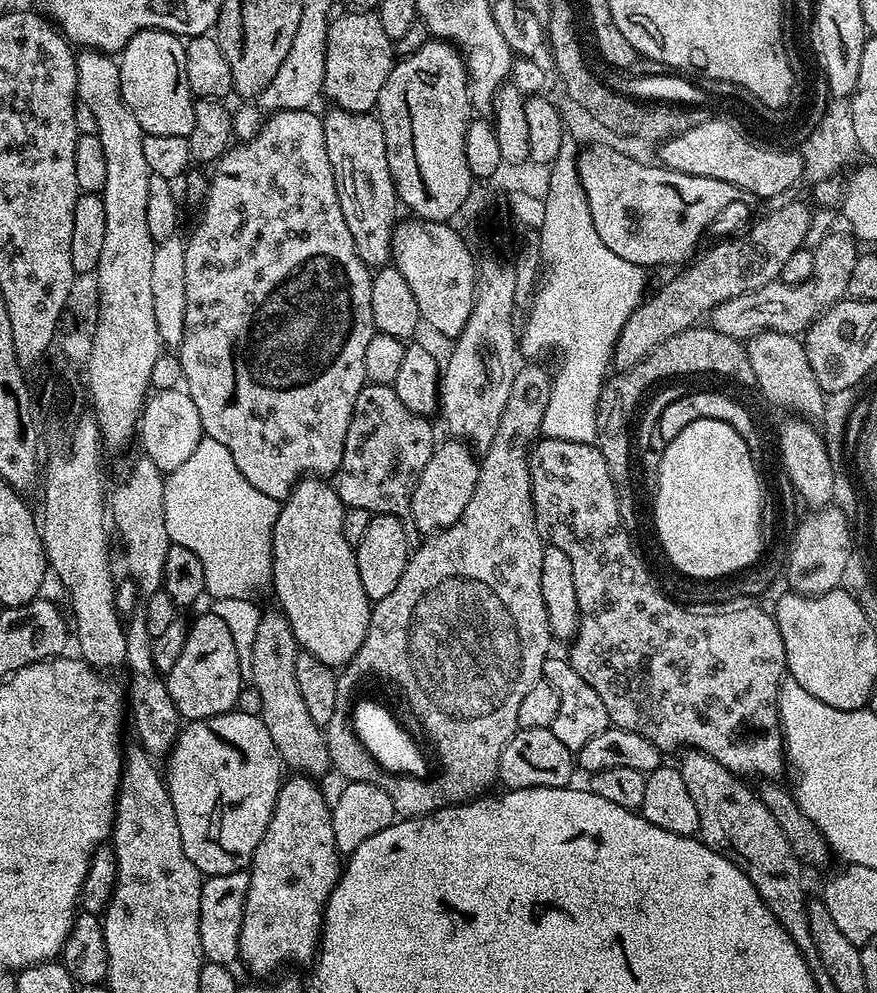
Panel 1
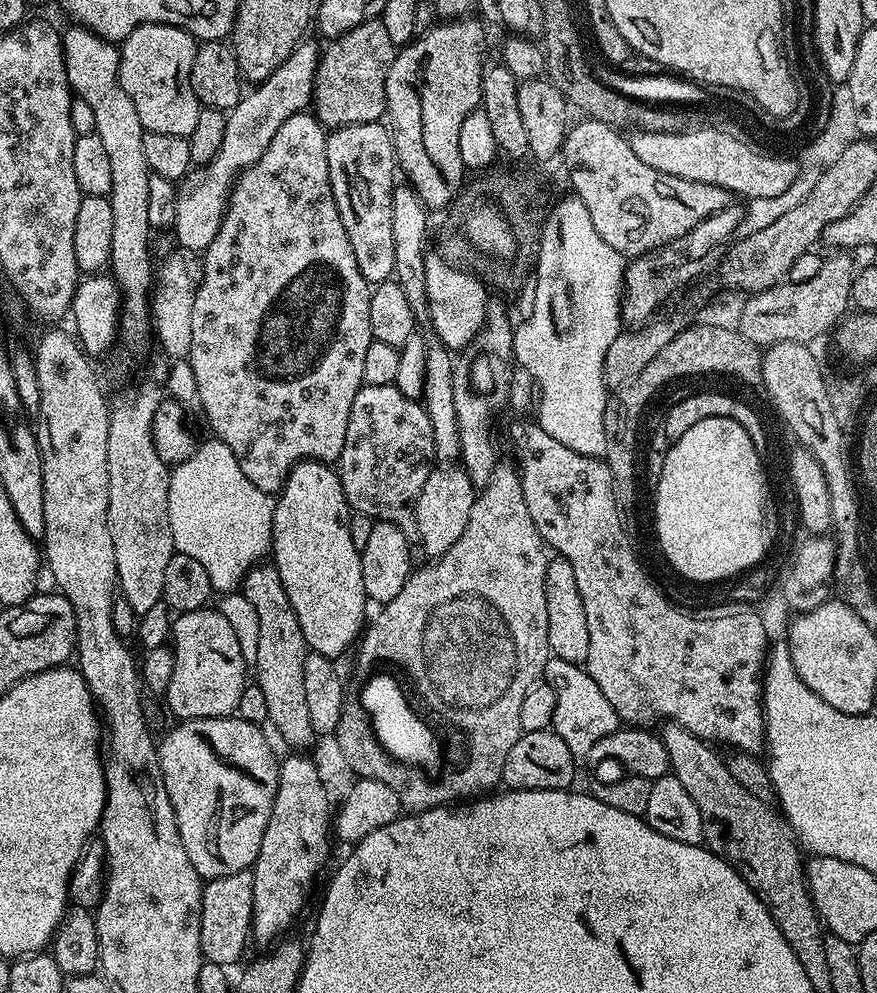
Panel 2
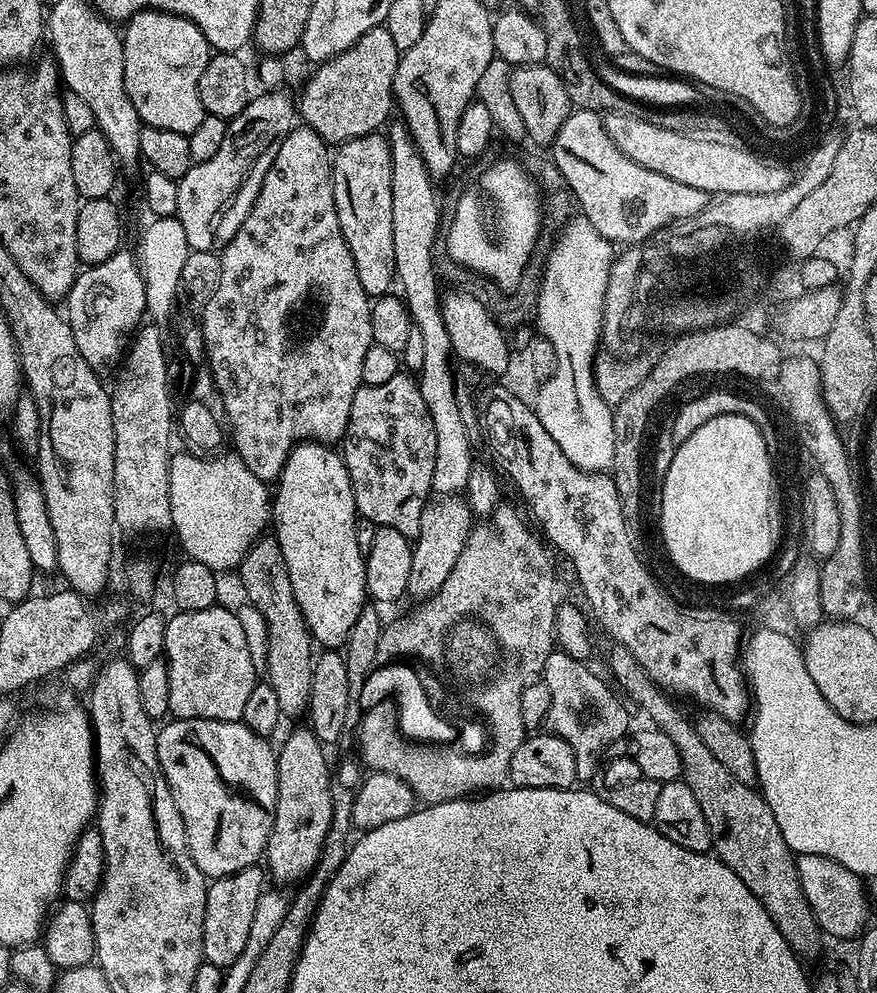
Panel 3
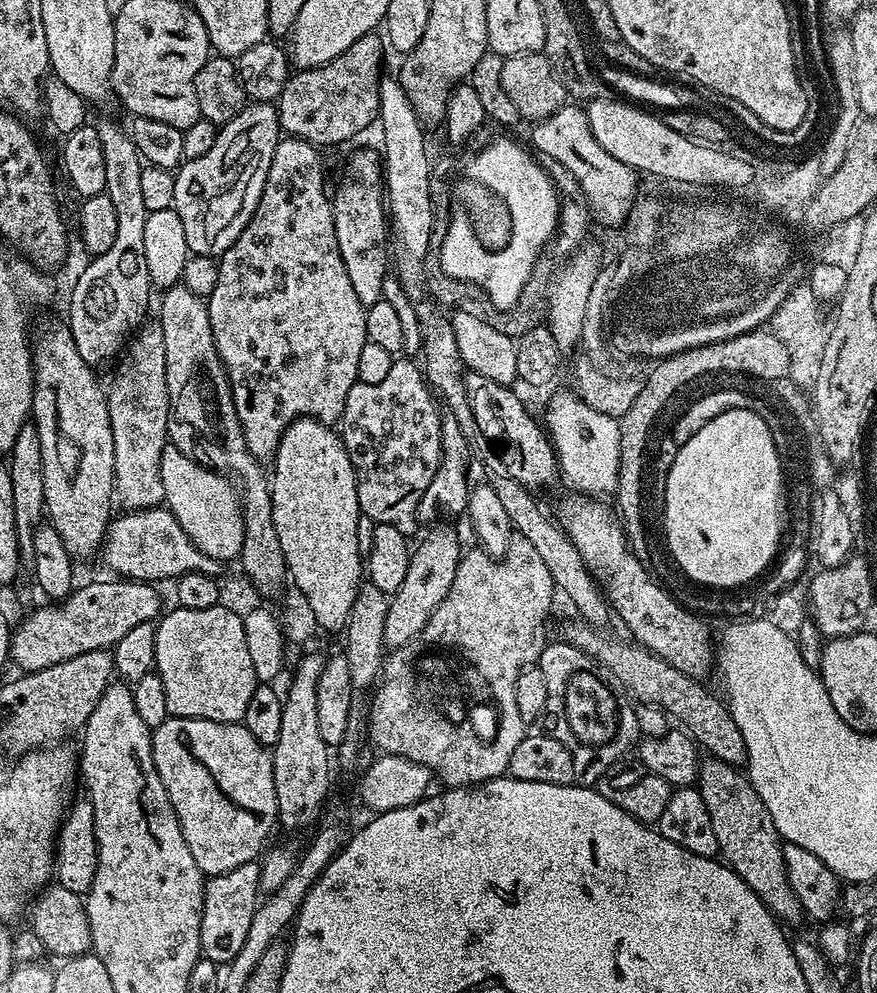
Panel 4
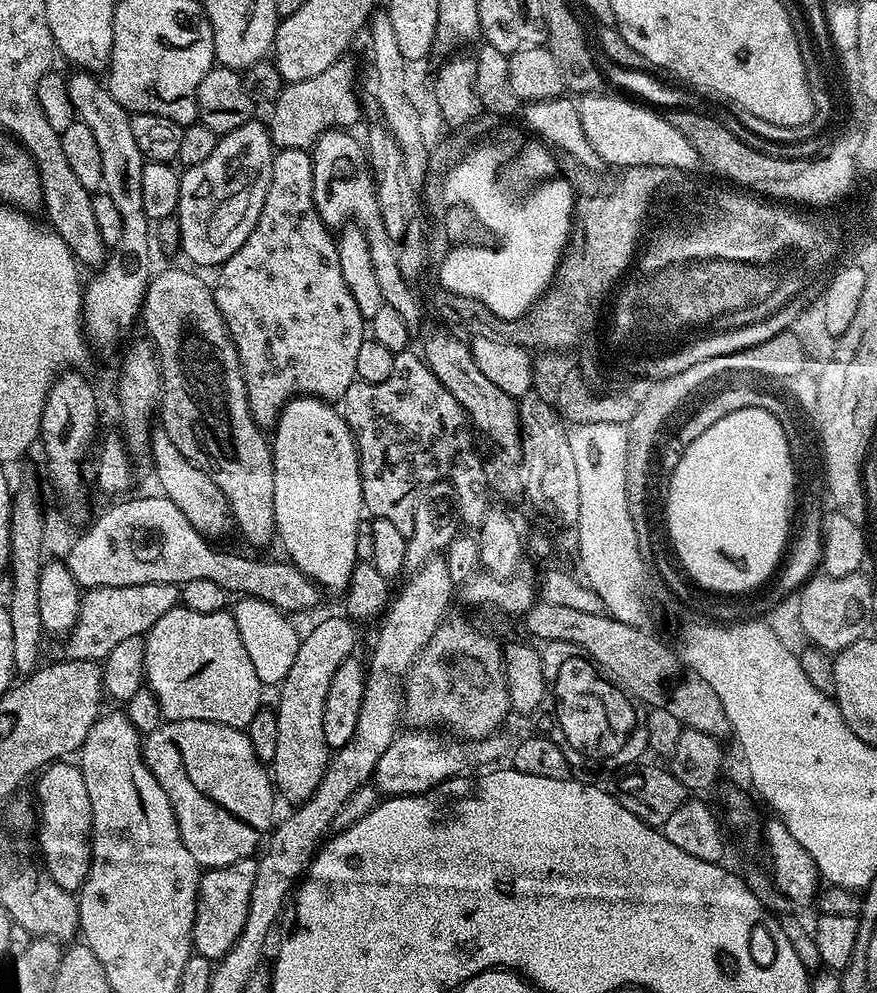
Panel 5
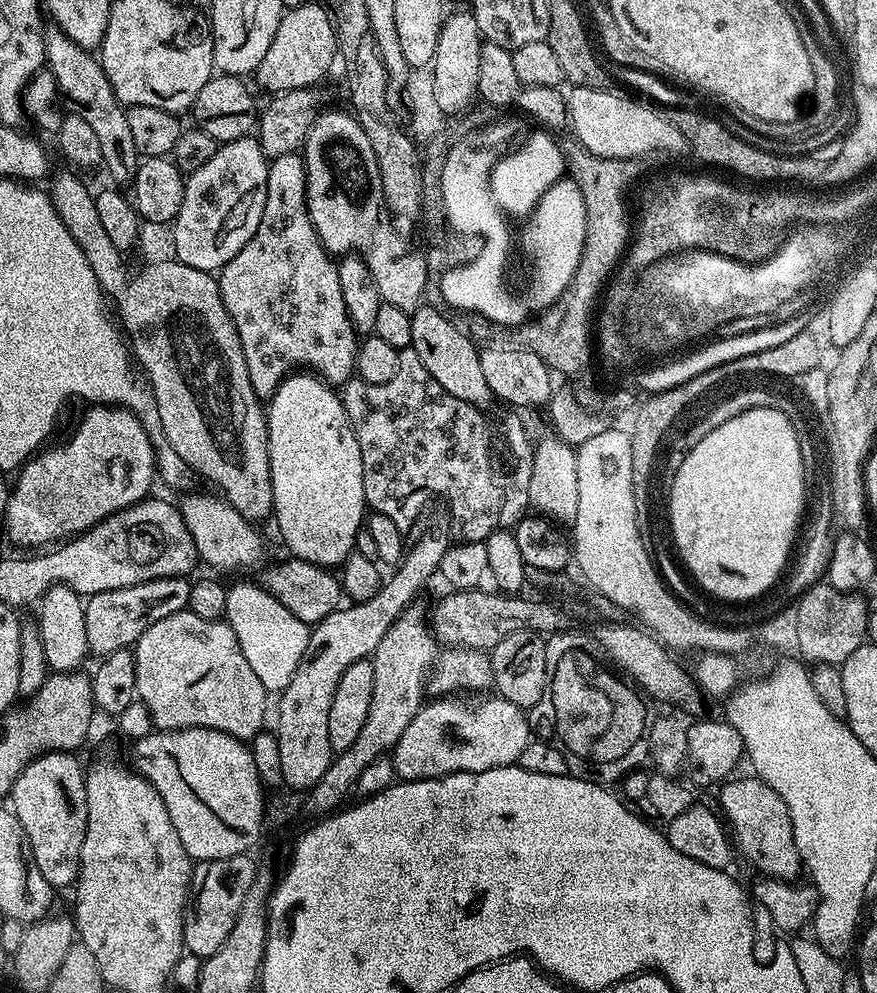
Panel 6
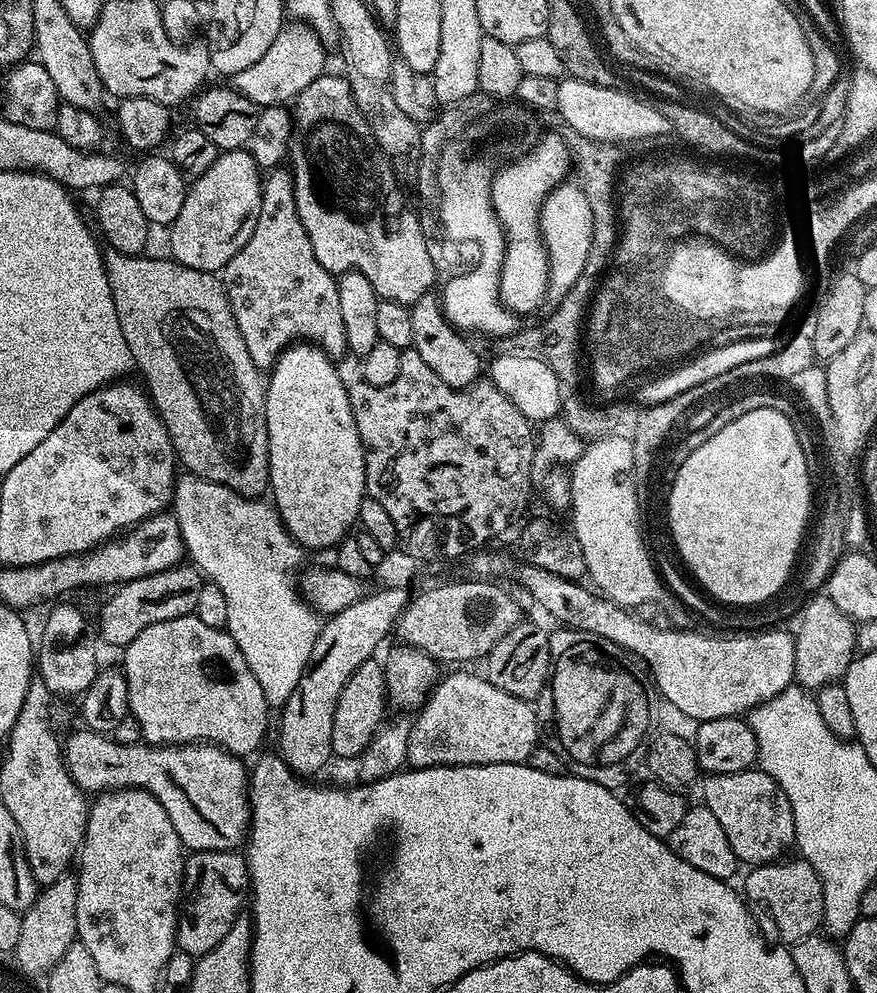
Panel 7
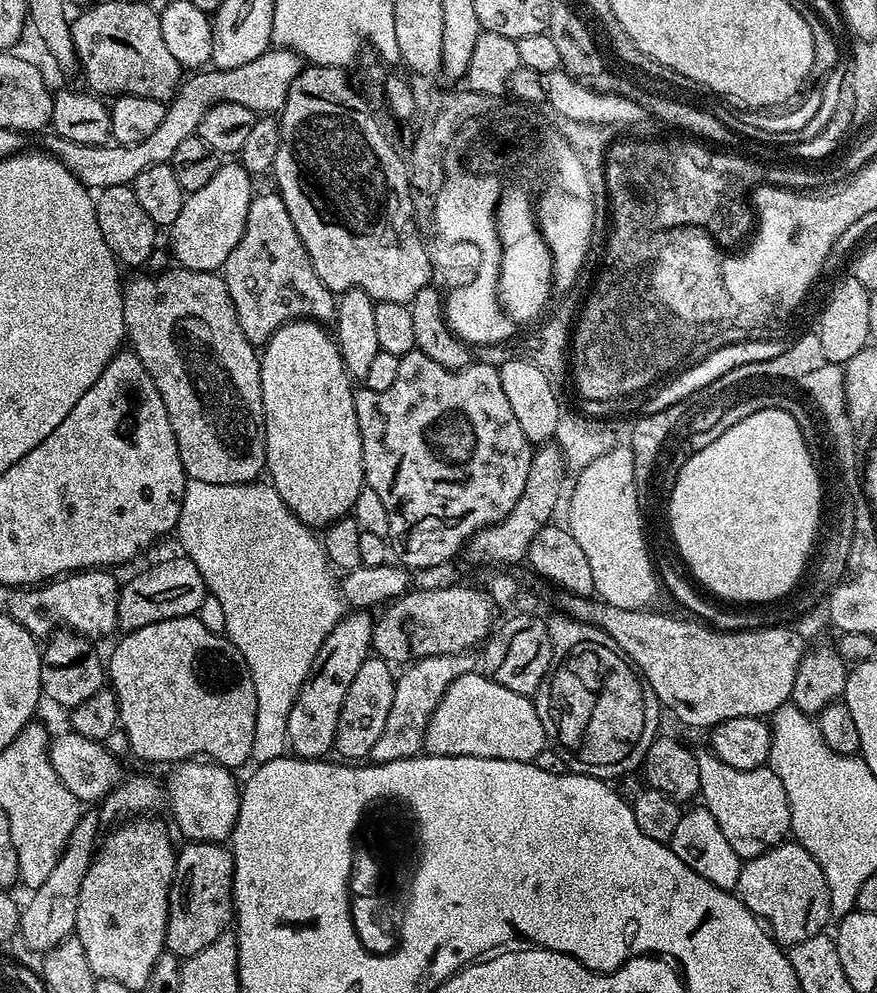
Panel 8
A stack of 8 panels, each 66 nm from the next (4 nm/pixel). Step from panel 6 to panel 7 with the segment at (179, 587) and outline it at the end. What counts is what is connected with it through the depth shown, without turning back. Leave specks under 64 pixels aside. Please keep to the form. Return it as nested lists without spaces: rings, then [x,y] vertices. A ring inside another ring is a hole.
[[[181,562],[174,568],[162,570],[161,573],[126,581],[113,591],[116,593],[100,608],[99,639],[120,650],[134,642],[134,638],[138,638],[138,634],[142,634],[146,626],[154,626],[154,622],[193,615],[198,606],[198,593],[202,591],[205,583],[200,569],[188,562]]]

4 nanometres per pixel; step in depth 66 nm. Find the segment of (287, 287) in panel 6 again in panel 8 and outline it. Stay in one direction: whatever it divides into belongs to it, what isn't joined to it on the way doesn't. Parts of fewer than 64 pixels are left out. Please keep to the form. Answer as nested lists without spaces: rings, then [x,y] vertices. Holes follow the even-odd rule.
[[[275,190],[264,192],[261,196],[260,193],[253,195],[250,210],[246,214],[246,230],[242,230],[238,246],[230,250],[230,258],[226,258],[222,275],[236,307],[242,334],[246,334],[254,346],[267,344],[282,325],[293,320],[328,322],[336,315],[337,297],[324,285],[322,278],[318,278],[310,262],[310,254],[306,254],[306,246],[302,246],[302,238],[298,238],[298,230],[294,230],[294,222],[290,222],[286,202],[282,202],[280,193]]]

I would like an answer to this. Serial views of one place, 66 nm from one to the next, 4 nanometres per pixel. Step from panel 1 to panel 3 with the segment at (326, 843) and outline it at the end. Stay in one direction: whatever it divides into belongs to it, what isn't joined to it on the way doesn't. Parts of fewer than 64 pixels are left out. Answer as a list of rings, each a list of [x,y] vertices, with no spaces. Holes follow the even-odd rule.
[[[303,727],[294,729],[276,753],[278,794],[266,849],[266,872],[276,880],[299,881],[311,872],[332,825],[332,776],[324,757],[326,748],[311,727]]]

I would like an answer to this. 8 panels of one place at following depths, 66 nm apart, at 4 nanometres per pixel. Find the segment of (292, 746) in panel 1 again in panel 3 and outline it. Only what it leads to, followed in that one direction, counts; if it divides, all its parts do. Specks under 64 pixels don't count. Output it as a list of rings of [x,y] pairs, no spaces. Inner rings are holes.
[[[261,535],[250,545],[240,562],[238,573],[244,596],[248,599],[245,601],[266,620],[266,662],[263,671],[268,672],[266,683],[278,697],[278,710],[285,717],[303,717],[308,711],[310,698],[314,641],[294,598],[294,586],[290,586],[290,574],[286,574],[286,562],[275,535]]]

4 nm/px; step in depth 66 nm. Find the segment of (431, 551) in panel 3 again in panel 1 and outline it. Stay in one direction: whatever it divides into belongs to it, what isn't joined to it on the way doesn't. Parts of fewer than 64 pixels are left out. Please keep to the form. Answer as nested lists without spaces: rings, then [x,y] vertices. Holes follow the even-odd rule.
[[[448,438],[445,444],[437,443],[430,454],[430,462],[426,462],[426,470],[422,470],[414,486],[410,520],[416,523],[417,530],[431,534],[456,524],[470,498],[474,498],[479,473],[477,453],[463,439]]]

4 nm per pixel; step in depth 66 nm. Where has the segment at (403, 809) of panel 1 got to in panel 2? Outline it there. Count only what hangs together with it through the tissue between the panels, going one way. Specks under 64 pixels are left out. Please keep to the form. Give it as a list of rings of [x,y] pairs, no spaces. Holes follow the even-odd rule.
[[[345,695],[342,706],[342,718],[338,718],[336,735],[334,737],[336,748],[340,751],[342,759],[348,763],[348,768],[353,772],[353,777],[361,780],[383,782],[394,790],[400,799],[401,809],[415,814],[425,812],[428,808],[439,808],[447,805],[453,799],[450,790],[444,788],[443,783],[430,778],[429,773],[414,764],[406,764],[403,760],[395,760],[378,742],[372,722],[368,713],[360,707],[360,701],[355,695]],[[436,783],[436,784],[435,784]]]

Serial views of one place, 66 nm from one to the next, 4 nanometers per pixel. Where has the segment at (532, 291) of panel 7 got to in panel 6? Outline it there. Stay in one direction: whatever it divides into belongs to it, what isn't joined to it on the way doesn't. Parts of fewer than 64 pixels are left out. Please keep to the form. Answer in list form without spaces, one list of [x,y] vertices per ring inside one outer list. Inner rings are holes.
[[[542,128],[535,129],[530,134],[530,141],[525,141],[520,150],[504,158],[490,172],[492,200],[505,215],[521,218],[521,220],[531,215],[546,190],[556,184],[566,170],[559,141],[553,139],[551,137],[553,135]]]

